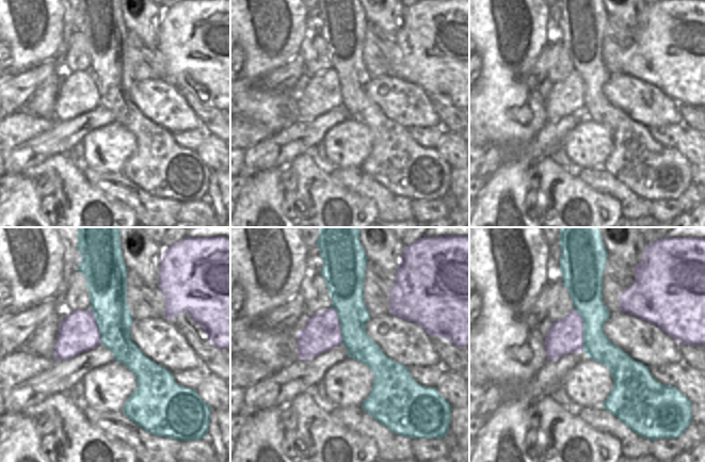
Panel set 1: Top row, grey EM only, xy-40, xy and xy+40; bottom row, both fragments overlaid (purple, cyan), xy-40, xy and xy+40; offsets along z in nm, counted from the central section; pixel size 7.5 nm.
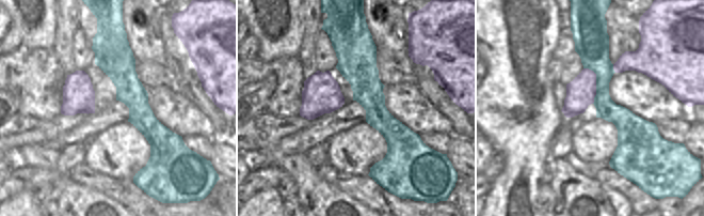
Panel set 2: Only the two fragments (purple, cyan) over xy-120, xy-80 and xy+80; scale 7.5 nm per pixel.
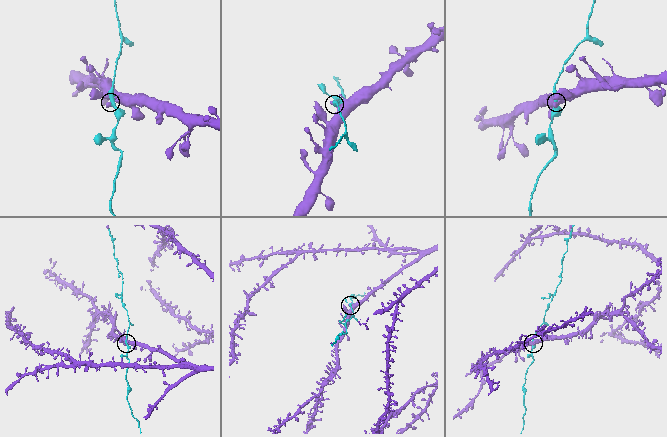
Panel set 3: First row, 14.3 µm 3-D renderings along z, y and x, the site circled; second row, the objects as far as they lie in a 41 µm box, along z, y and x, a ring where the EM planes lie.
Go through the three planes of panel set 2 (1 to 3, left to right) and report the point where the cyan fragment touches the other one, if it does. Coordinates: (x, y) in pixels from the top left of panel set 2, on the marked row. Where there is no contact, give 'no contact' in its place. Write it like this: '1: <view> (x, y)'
1: no contact
2: no contact
3: xy+80 (595, 82)

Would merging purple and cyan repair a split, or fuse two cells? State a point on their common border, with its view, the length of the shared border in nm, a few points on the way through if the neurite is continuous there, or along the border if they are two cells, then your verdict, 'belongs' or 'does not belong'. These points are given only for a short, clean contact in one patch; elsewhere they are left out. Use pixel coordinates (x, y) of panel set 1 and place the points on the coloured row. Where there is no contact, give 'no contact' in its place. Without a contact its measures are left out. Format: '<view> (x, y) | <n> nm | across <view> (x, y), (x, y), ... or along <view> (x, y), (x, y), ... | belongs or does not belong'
xy+40 (582, 330) | 320 nm | belongs

